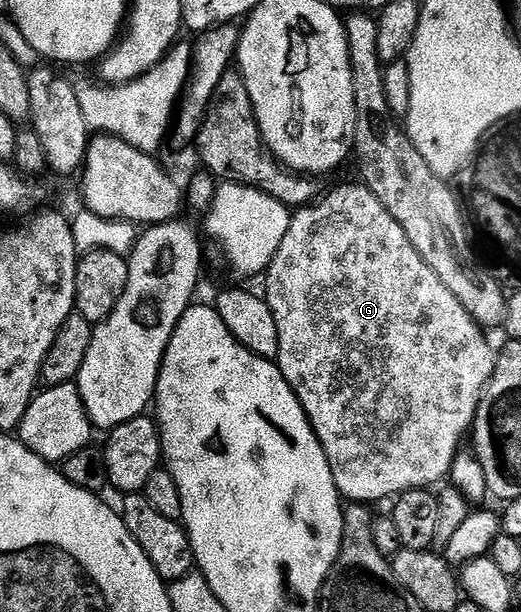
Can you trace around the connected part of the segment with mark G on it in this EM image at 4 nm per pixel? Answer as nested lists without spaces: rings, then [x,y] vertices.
[[[346,183],[335,189],[331,195],[323,194],[309,207],[299,207],[293,212],[290,228],[265,272],[266,291],[264,298],[278,317],[278,368],[298,395],[310,425],[322,442],[324,453],[330,462],[338,493],[343,500],[374,505],[377,499],[397,497],[404,491],[430,489],[441,479],[445,480],[454,467],[454,458],[463,446],[462,438],[471,434],[474,418],[494,378],[499,356],[496,347],[486,340],[487,332],[481,323],[470,315],[468,309],[448,289],[448,285],[434,272],[423,252],[416,246],[403,224],[398,223],[389,208],[382,204],[373,186],[361,187],[358,183]]]

